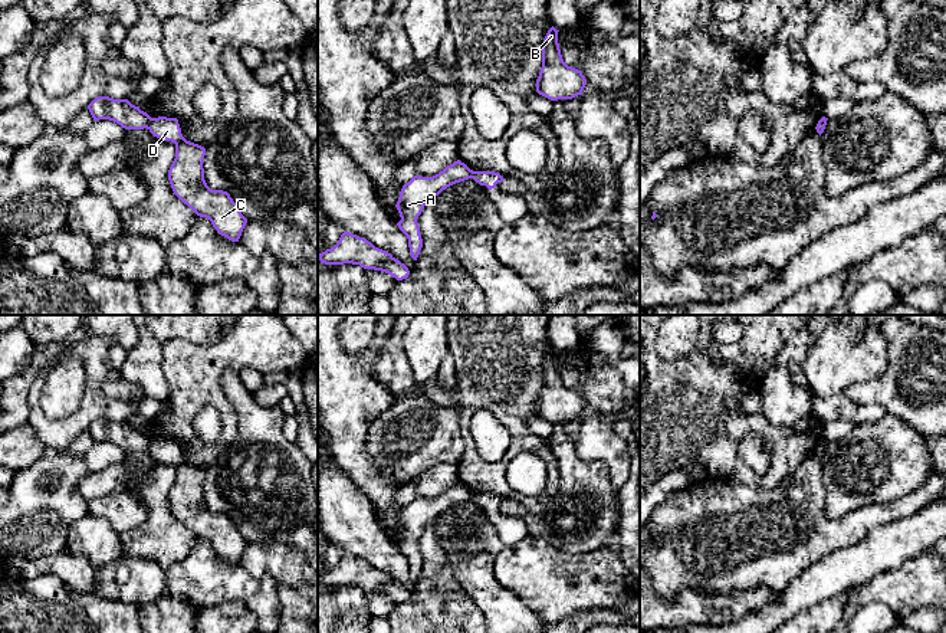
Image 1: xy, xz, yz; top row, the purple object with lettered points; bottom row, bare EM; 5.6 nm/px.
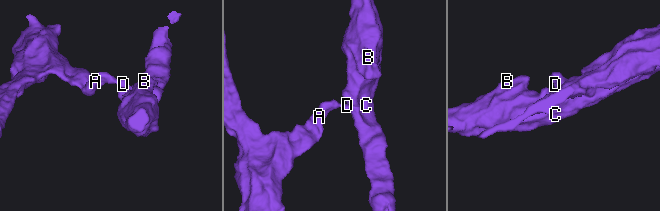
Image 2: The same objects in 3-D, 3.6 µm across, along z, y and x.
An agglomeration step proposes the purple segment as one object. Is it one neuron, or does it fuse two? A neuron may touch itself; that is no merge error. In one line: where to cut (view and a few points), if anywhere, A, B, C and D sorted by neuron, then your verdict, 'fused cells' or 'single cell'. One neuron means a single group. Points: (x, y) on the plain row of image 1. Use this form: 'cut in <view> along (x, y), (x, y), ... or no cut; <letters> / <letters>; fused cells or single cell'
cut in xy along (151, 440), (147, 451); A / B C D; fused cells

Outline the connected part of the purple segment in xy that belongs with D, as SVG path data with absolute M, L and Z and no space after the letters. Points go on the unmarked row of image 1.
M151 440L148 452L154 459L175 466L175 481L168 492L174 516L197 538L208 541L219 557L239 564L247 541L227 514L207 508L203 491L206 470L183 459L177 440Z

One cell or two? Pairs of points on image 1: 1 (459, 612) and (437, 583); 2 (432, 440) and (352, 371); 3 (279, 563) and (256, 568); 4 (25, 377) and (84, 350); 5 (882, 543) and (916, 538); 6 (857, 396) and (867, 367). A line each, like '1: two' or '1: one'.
1: one
2: two
3: one
4: two
5: one
6: two

